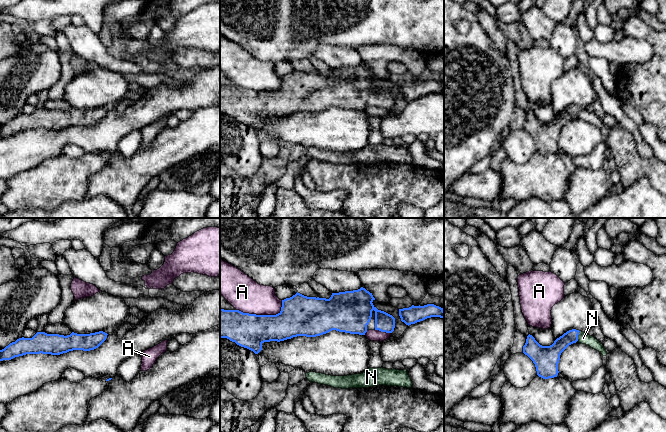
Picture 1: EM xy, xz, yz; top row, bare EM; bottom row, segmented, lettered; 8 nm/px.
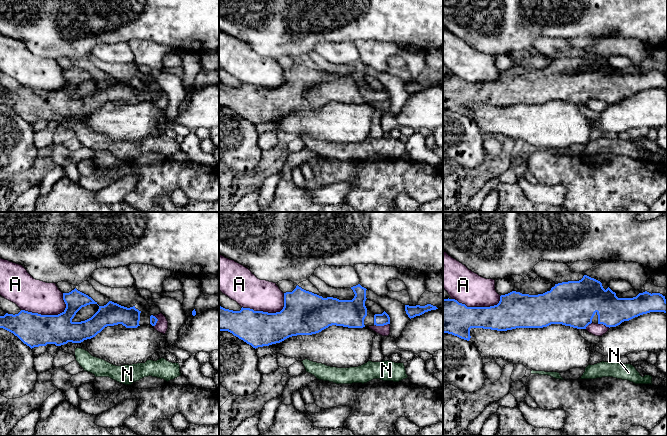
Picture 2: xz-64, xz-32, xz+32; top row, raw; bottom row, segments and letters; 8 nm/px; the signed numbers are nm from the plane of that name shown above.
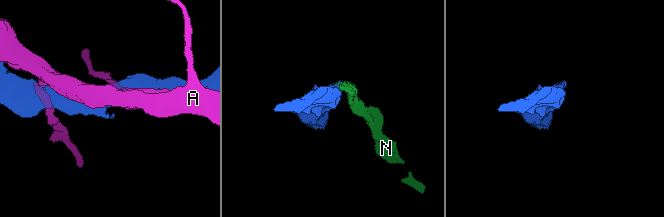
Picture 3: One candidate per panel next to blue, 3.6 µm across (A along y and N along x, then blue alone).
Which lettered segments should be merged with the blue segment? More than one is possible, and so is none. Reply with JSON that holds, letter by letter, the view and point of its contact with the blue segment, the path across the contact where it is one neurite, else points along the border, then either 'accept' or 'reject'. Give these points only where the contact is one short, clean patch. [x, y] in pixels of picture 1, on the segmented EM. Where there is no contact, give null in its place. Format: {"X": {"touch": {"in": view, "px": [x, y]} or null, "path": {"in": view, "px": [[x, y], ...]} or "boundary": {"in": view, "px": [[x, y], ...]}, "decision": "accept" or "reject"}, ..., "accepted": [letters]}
{"A": {"touch": {"in": "xz", "px": [263, 315]}, "decision": "reject"}, "N": {"touch": {"in": "yz", "px": [577, 336]}, "path": {"in": "yz", "px": [[551, 353], [566, 339], [577, 336], [583, 338]]}, "decision": "accept"}, "accepted": ["N"]}

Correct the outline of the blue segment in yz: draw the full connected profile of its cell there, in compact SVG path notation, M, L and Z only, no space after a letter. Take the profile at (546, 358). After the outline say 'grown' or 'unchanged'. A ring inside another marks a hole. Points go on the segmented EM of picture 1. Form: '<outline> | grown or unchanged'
M572 329L557 338L550 346L540 345L532 335L528 335L523 346L523 353L527 355L535 364L537 375L543 379L557 377L558 363L561 353L573 343L589 345L599 351L603 356L607 352L596 338L576 329Z | grown

